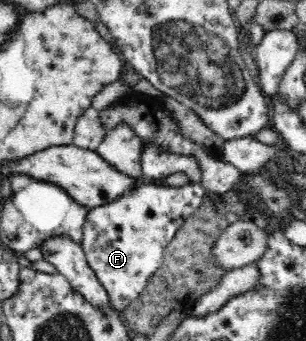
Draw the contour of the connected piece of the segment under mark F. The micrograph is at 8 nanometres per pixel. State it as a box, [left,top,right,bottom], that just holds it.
[81,182,207,312]

